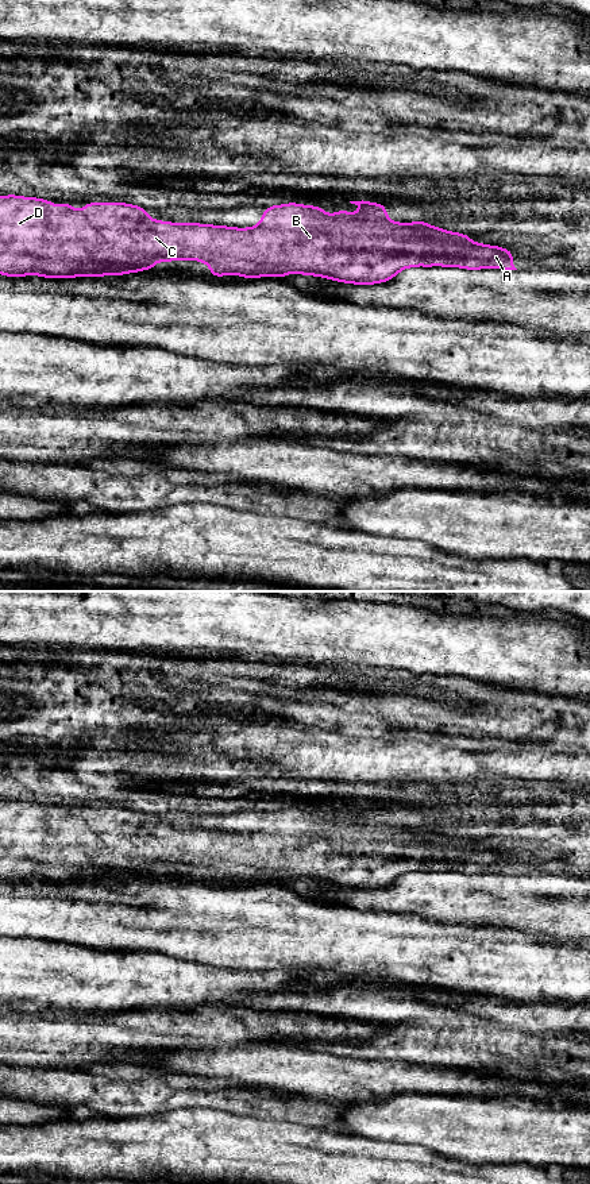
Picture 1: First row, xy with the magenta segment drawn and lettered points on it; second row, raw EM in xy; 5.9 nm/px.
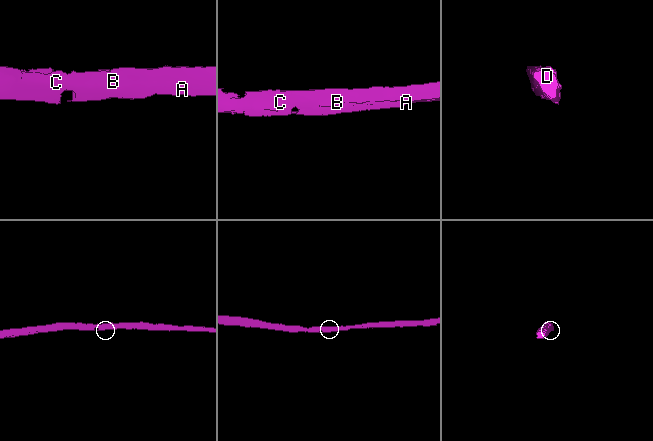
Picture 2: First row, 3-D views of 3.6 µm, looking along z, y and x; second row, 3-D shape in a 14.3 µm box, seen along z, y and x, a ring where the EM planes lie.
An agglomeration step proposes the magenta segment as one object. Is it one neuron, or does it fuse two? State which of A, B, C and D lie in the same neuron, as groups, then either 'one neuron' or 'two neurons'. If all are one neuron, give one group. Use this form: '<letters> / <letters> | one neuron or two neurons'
A B C D | one neuron

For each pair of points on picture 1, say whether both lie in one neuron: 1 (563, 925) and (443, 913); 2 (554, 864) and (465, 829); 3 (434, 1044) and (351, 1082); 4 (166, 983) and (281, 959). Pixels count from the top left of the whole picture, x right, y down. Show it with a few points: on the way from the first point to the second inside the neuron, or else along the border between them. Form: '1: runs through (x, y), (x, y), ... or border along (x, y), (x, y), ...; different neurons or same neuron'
1: runs through (533, 913), (521, 910), (473, 910); same neuron
2: border along (492, 832), (471, 840); different neurons
3: border along (366, 1060), (405, 1060), (430, 1065); different neurons
4: border along (203, 963), (211, 967), (265, 971); different neurons

